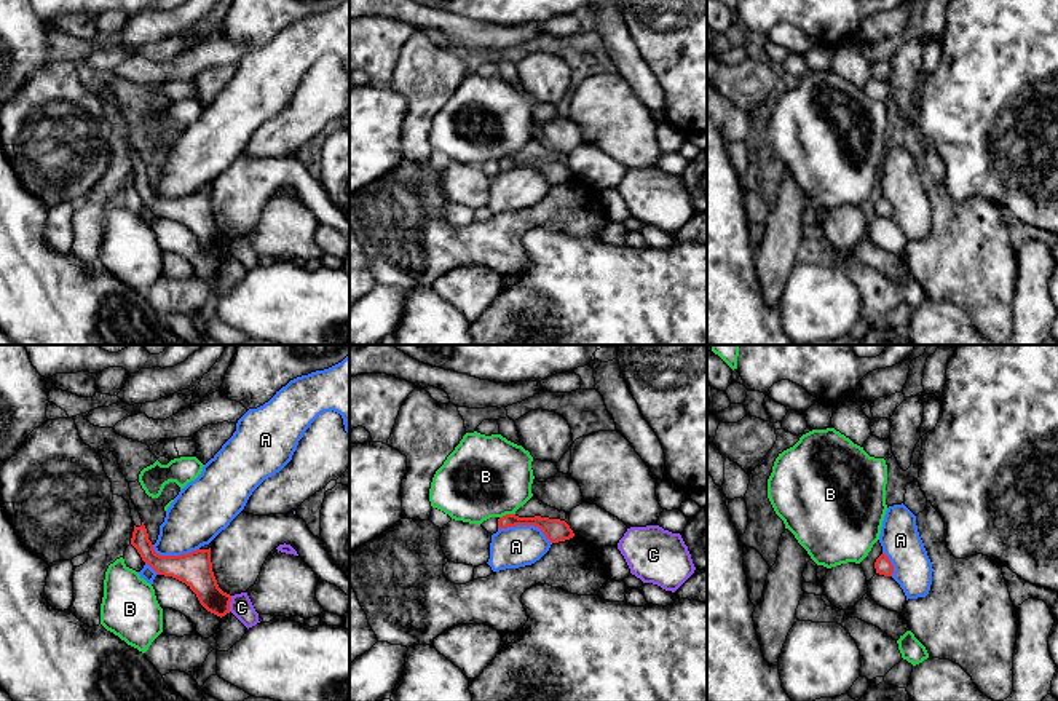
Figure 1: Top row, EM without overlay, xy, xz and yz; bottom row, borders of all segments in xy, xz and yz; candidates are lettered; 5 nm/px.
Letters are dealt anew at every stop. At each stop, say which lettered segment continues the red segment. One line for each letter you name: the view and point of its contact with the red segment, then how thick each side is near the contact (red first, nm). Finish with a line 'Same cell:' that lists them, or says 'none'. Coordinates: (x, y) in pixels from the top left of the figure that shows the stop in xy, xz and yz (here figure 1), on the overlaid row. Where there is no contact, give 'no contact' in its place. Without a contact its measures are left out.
Same cell: none

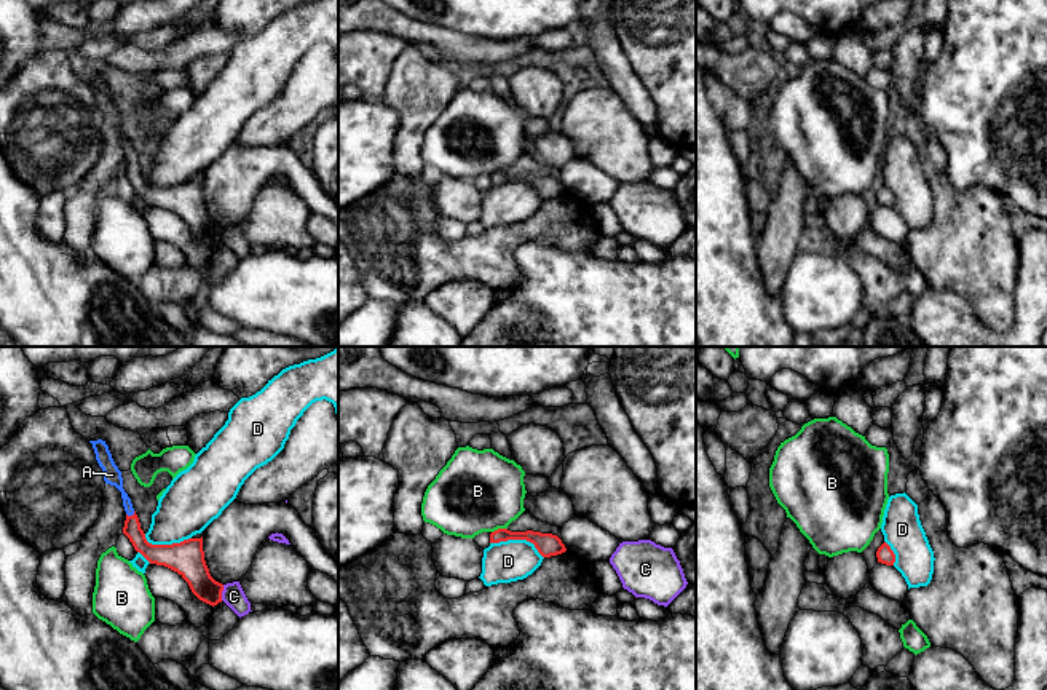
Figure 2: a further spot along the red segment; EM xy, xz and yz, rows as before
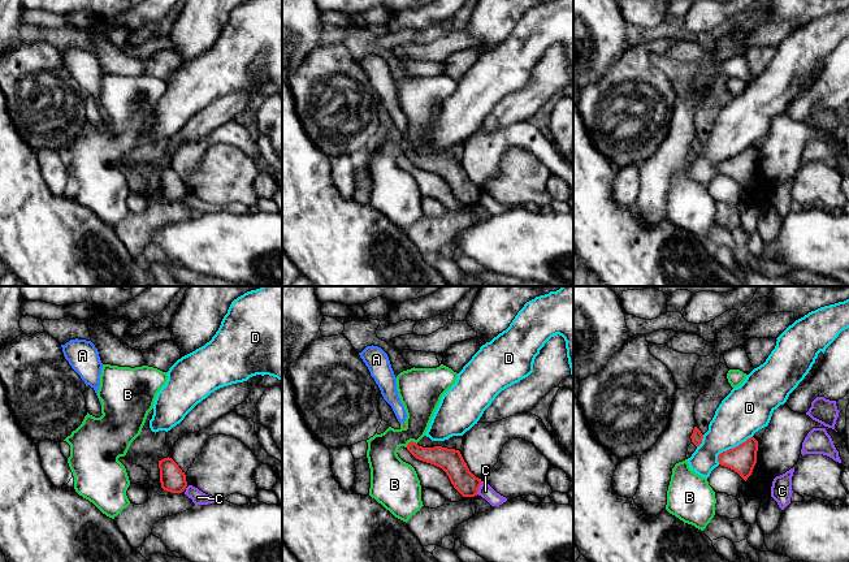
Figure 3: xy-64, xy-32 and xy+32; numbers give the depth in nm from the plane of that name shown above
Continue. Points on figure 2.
A: meets red in xy at (130, 516); 110 nm thick on the red side, 90 nm on the other
Same cell: A

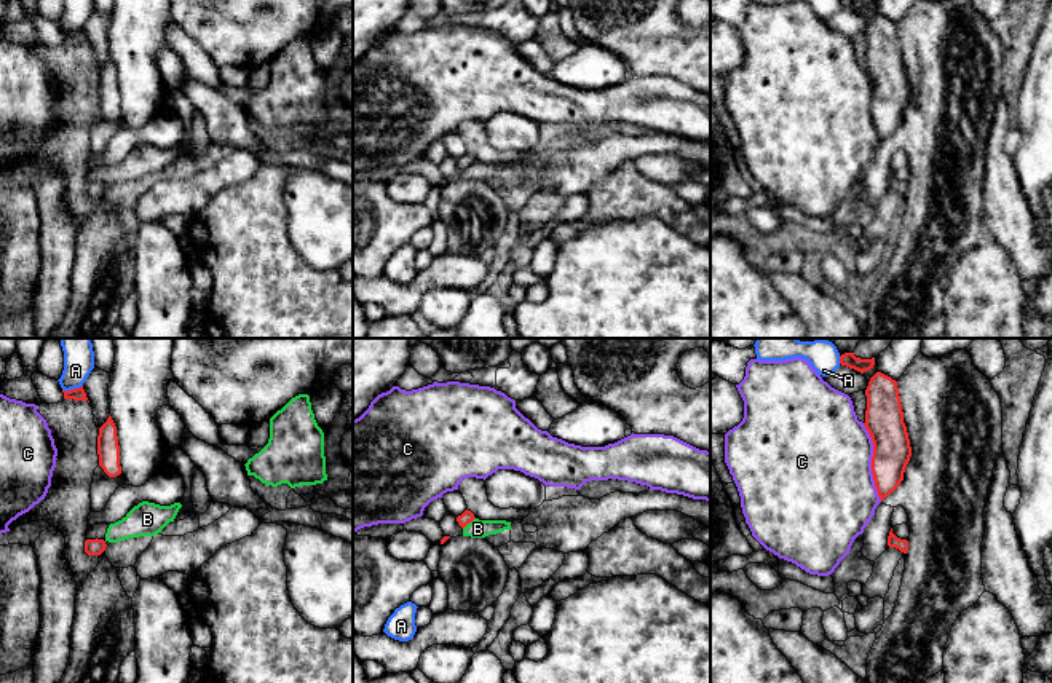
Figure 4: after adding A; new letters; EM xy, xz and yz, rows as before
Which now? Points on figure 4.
Same cell: none

